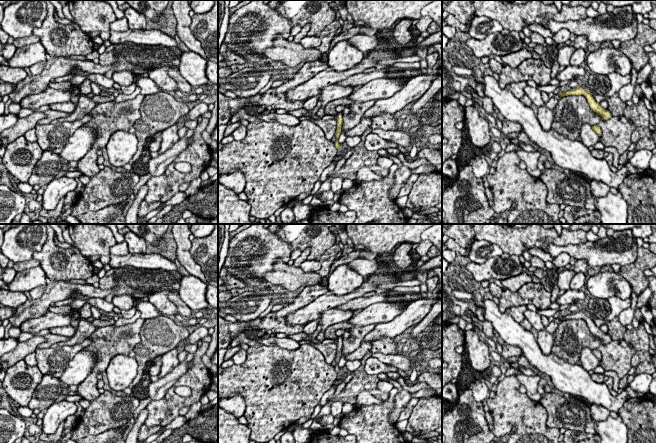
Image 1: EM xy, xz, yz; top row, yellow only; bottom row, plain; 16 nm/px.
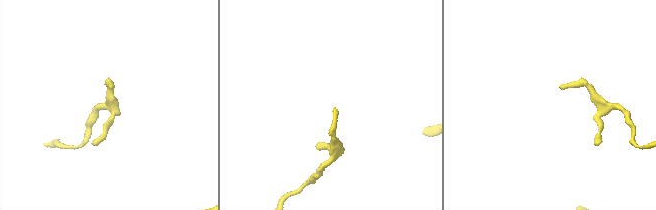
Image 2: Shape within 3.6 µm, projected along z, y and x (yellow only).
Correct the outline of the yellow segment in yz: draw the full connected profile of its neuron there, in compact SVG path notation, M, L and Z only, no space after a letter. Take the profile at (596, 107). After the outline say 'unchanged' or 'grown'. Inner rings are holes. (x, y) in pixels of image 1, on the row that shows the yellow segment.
M578 86L576 89L571 89L566 92L561 92L558 94L560 97L568 96L568 95L584 95L588 101L588 104L594 112L598 113L600 116L603 117L604 120L608 120L612 117L612 114L604 109L599 103L597 103L594 97L591 95L590 92L587 92L585 89Z | unchanged

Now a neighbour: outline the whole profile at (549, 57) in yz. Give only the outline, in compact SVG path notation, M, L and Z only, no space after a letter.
M558 44L547 45L543 49L543 54L541 55L541 60L543 63L551 69L551 78L555 79L560 65L557 61L558 58Z

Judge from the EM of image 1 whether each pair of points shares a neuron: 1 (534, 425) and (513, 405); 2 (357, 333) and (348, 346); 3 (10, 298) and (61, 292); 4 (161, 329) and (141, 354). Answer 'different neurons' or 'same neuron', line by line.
1: same neuron
2: same neuron
3: different neurons
4: same neuron

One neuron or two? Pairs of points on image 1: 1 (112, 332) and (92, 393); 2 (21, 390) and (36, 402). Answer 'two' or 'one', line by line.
1: one
2: two

